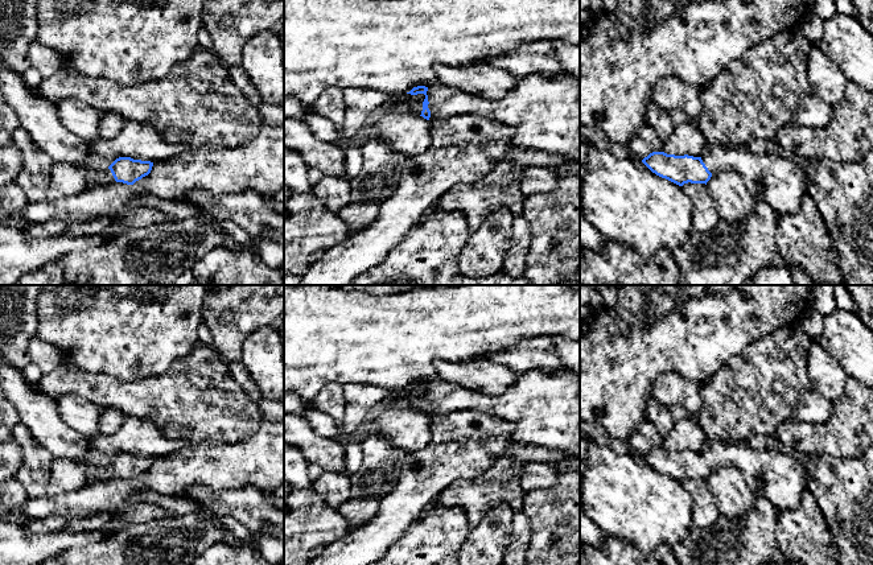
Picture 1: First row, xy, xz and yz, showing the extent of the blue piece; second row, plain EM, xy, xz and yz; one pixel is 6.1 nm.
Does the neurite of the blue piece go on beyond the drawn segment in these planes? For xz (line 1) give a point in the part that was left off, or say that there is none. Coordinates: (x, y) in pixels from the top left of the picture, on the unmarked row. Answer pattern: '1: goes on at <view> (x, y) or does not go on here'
1: does not go on here

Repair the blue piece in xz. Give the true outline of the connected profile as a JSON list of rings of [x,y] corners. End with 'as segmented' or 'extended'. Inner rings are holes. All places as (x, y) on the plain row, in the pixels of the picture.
[[[417,382],[417,383],[413,383],[409,388],[407,389],[411,389],[411,391],[417,391],[417,389],[424,389],[425,391],[425,395],[423,397],[423,407],[421,407],[421,411],[424,415],[429,416],[431,413],[431,407],[428,404],[428,391],[427,391],[427,387],[428,387],[428,383],[425,382]]]; as segmented

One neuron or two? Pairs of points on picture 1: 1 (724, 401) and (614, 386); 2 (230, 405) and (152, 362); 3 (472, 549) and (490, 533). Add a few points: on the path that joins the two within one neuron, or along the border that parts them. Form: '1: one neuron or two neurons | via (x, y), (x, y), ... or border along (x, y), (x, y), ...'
1: two neurons | border along (724, 363), (701, 384)
2: two neurons | border along (192, 351), (180, 357), (165, 371), (138, 380)
3: one neuron | via (476, 548), (486, 537)

